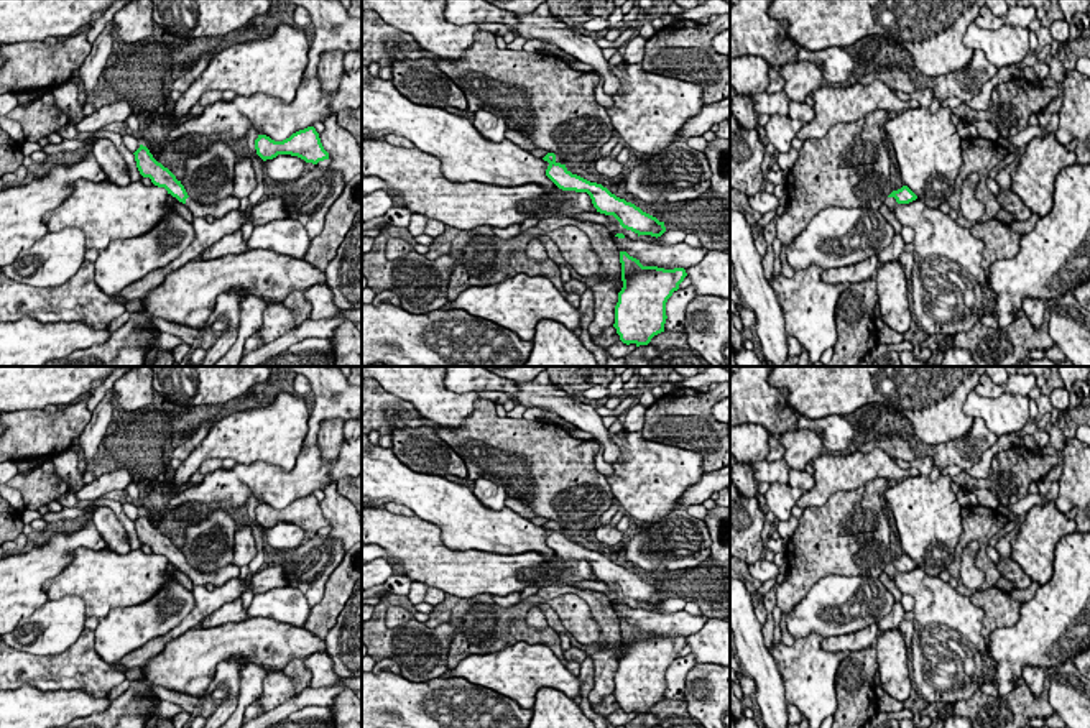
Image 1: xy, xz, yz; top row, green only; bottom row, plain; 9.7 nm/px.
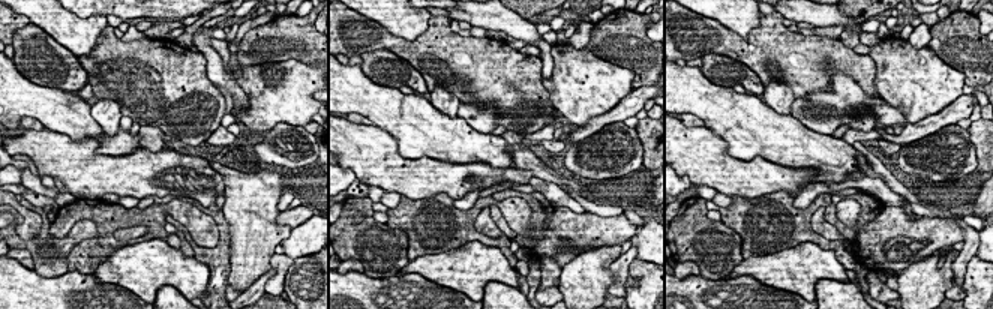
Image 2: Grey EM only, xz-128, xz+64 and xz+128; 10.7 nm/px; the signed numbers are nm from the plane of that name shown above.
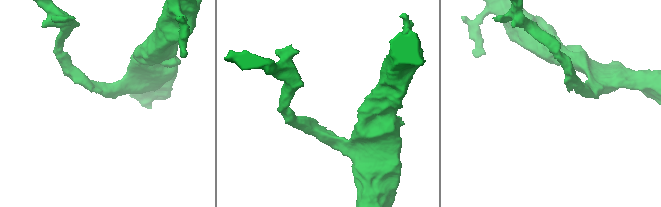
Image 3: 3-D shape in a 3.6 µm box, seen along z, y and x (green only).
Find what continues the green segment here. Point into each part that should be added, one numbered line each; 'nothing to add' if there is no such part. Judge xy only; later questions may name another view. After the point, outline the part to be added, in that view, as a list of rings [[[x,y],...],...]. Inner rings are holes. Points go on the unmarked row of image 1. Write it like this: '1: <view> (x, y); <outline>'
1: xy (224, 574); [[[187,565],[184,574],[192,580],[192,585],[204,587],[204,585],[210,583],[214,587],[220,587],[224,582],[238,577],[240,567],[227,565],[215,572],[199,574],[194,567]]]

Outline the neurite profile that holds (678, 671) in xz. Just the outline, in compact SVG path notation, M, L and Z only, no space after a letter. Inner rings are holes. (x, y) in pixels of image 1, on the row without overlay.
M694 654L679 656L672 661L672 664L666 670L666 692L664 698L667 700L686 700L686 677L695 666Z

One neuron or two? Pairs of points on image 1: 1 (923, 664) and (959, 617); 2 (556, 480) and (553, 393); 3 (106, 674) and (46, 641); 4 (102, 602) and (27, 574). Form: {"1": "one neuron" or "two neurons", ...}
{"1": "one neuron", "2": "two neurons", "3": "two neurons", "4": "two neurons"}

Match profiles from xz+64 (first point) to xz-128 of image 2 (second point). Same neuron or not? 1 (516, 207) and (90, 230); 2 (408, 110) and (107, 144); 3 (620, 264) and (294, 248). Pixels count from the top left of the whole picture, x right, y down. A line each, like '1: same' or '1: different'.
1: different
2: same
3: different

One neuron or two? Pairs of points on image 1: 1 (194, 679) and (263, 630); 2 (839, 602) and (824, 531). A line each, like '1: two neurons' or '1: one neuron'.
1: one neuron
2: two neurons

